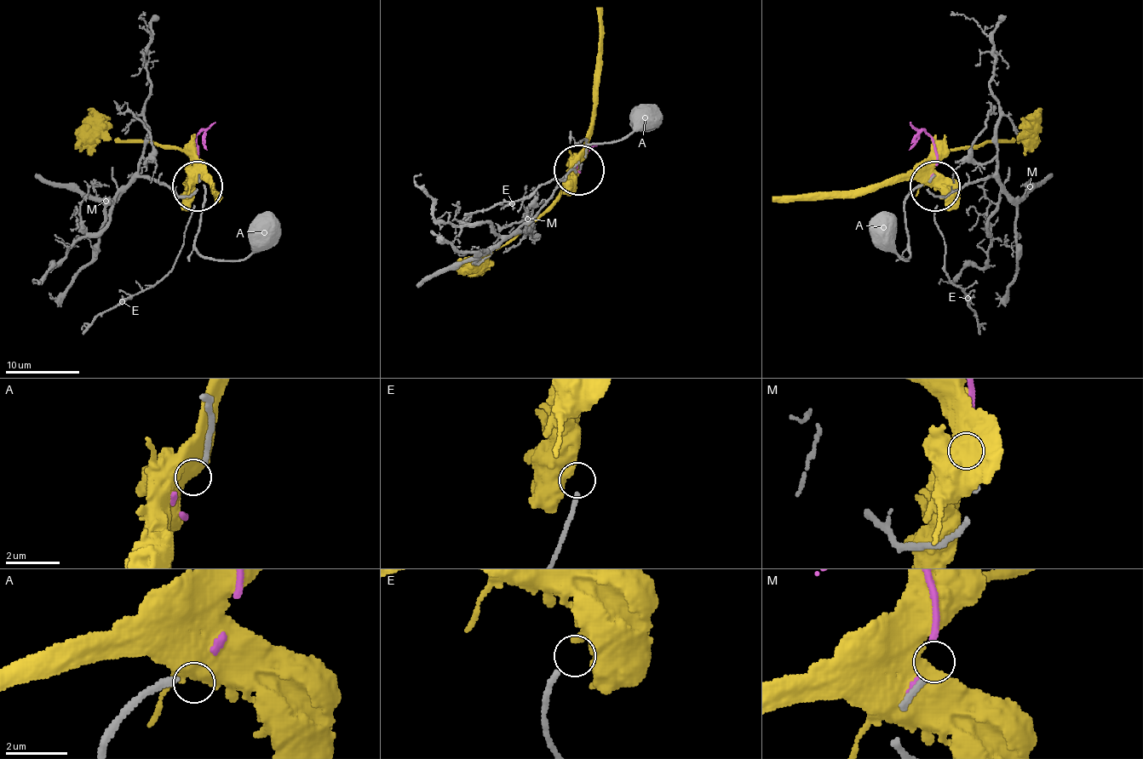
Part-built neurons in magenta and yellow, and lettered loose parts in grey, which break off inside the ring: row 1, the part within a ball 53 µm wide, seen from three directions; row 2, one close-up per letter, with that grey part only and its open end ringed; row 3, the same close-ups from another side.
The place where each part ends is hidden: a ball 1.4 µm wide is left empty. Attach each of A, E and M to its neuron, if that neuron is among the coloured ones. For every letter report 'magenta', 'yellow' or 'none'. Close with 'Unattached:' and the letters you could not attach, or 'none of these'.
A: none
E: none
M: none
Unattached: A, E, M

